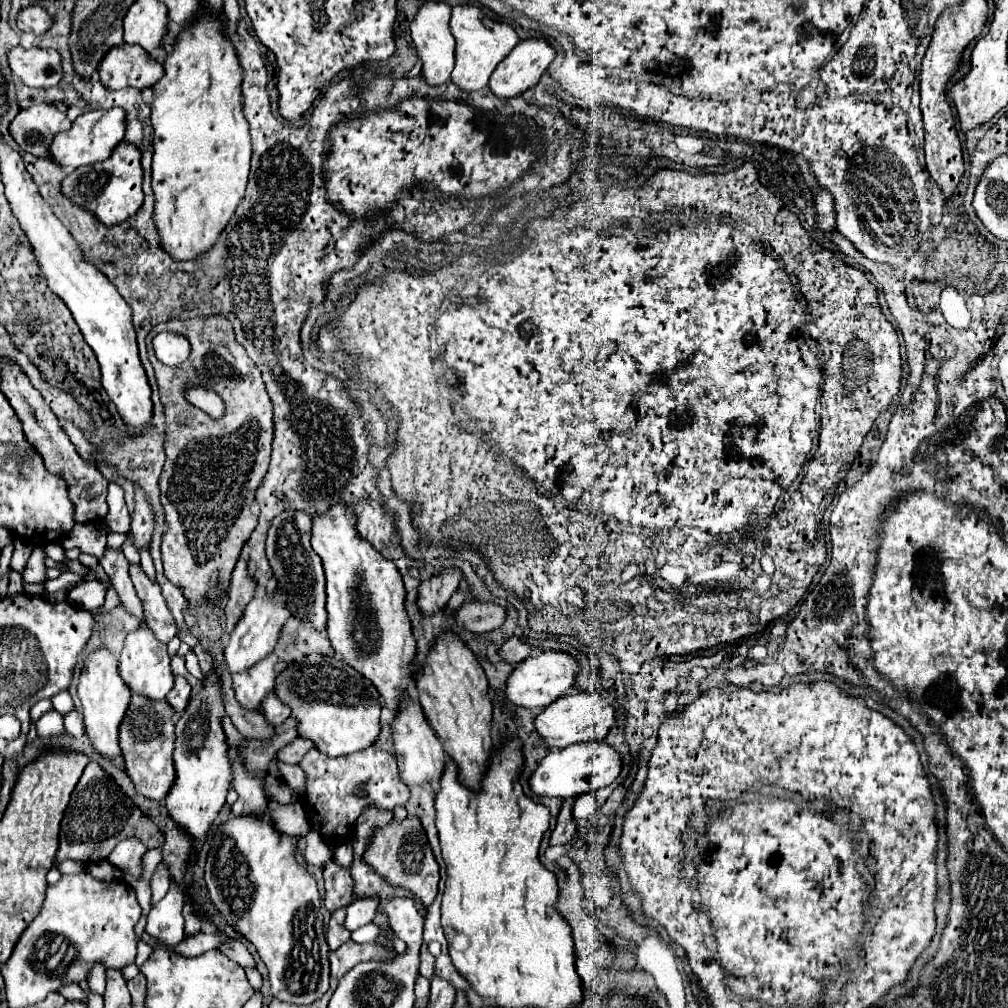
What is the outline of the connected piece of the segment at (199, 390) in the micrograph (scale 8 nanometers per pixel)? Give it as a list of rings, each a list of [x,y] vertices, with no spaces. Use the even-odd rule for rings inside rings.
[[[187,386],[185,388],[185,400],[191,402],[191,406],[203,410],[211,418],[221,418],[225,412],[223,400],[211,390],[203,386]]]

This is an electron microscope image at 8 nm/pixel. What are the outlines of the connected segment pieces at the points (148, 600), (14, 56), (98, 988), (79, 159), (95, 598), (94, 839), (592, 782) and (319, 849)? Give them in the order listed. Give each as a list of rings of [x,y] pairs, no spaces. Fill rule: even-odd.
[[[131,566],[129,576],[133,580],[133,586],[143,602],[145,610],[145,624],[155,632],[155,636],[161,642],[169,642],[173,636],[177,636],[177,626],[175,620],[165,604],[165,598],[161,594],[161,586],[153,582],[141,566]]]
[[[13,48],[9,52],[13,76],[33,88],[53,88],[63,78],[61,54],[53,48]]]
[[[95,964],[97,968],[93,970],[93,992],[97,994],[103,994],[105,992],[105,970],[103,964]]]
[[[111,108],[111,110],[93,110],[93,112],[85,112],[81,114],[71,130],[59,132],[51,144],[51,156],[57,164],[65,166],[67,172],[73,172],[79,166],[87,166],[87,164],[95,164],[101,160],[107,160],[111,156],[111,152],[115,150],[115,146],[119,142],[123,142],[125,138],[125,112],[123,108]]]
[[[89,576],[85,582],[81,582],[69,592],[69,602],[83,610],[97,610],[103,606],[105,594],[107,594],[107,586],[95,576]]]
[[[89,762],[71,794],[71,802],[61,822],[57,862],[63,862],[67,858],[81,862],[105,860],[123,838],[135,834],[135,826],[145,820],[143,816],[145,814],[133,804],[131,798],[125,796],[115,780],[97,762]]]
[[[583,742],[583,744],[571,744],[561,750],[551,750],[539,764],[539,768],[533,772],[529,784],[531,790],[537,796],[559,796],[559,798],[571,798],[579,796],[589,790],[597,790],[603,786],[609,786],[621,772],[621,756],[617,750],[607,742]]]
[[[311,830],[311,832],[305,836],[305,842],[307,842],[307,844],[305,844],[303,856],[305,856],[305,860],[307,860],[311,866],[315,866],[315,868],[325,866],[325,862],[327,862],[327,860],[333,856],[333,852],[335,852],[335,848],[333,848],[331,844],[327,844],[317,830]]]

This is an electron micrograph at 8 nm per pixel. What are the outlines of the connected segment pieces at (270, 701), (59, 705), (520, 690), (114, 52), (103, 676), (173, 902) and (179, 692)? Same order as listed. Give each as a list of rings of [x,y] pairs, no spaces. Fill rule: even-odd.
[[[271,690],[265,700],[263,700],[263,708],[265,708],[265,718],[273,724],[273,726],[279,726],[281,722],[285,722],[291,714],[291,710],[287,708],[287,704],[283,704],[277,696],[275,696],[275,690]]]
[[[63,690],[63,692],[55,694],[51,698],[51,702],[53,702],[53,708],[57,708],[57,712],[61,712],[61,714],[65,714],[65,712],[69,712],[73,708],[73,700],[69,696],[69,690]]]
[[[545,650],[539,654],[529,656],[527,660],[519,662],[513,670],[513,674],[507,680],[507,698],[523,708],[529,710],[545,710],[551,702],[555,702],[557,698],[565,696],[579,674],[579,662],[567,654],[567,652],[555,652],[555,650]]]
[[[123,44],[121,48],[111,48],[111,52],[103,56],[99,62],[99,76],[109,90],[127,86],[143,90],[151,88],[159,76],[163,76],[163,66],[143,48]]]
[[[99,648],[91,652],[83,664],[81,676],[79,676],[79,698],[83,704],[83,722],[85,722],[85,732],[89,734],[93,746],[107,756],[109,760],[115,762],[117,768],[123,768],[121,760],[121,748],[119,748],[119,724],[125,716],[125,710],[131,700],[131,690],[127,684],[123,684],[123,678],[119,676],[119,664],[117,658],[111,654],[109,648]]]
[[[171,882],[171,888],[167,896],[153,904],[147,916],[147,928],[145,932],[151,936],[157,936],[163,944],[179,944],[183,940],[183,904],[185,904],[185,892]]]
[[[175,676],[175,684],[167,694],[167,702],[175,708],[177,714],[181,714],[189,702],[189,694],[191,694],[191,684],[183,676]]]

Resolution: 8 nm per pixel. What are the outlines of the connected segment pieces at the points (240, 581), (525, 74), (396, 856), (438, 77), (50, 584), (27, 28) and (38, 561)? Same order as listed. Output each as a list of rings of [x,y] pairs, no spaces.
[[[239,558],[237,564],[235,564],[235,568],[233,568],[231,584],[229,584],[229,592],[227,592],[227,596],[229,596],[227,606],[225,606],[225,632],[227,634],[239,622],[239,618],[241,618],[247,602],[255,596],[255,590],[257,590],[257,580],[249,572],[247,560]]]
[[[529,38],[517,42],[517,46],[505,56],[491,74],[489,88],[501,98],[513,98],[533,88],[541,74],[547,70],[555,50],[543,38]]]
[[[407,816],[405,820],[391,820],[387,826],[377,828],[373,832],[373,838],[363,852],[363,860],[371,864],[383,878],[387,878],[395,886],[403,886],[417,894],[427,908],[435,896],[437,896],[437,884],[439,884],[439,864],[433,856],[433,850],[429,846],[427,834],[419,822],[417,816]]]
[[[431,2],[431,4],[423,4],[419,8],[419,14],[415,14],[411,22],[411,36],[417,48],[417,56],[423,64],[423,76],[431,86],[445,84],[453,72],[455,38],[449,30],[449,16],[451,16],[451,6],[447,2]]]
[[[70,571],[64,572],[58,578],[46,581],[42,596],[47,596],[55,593],[56,591],[67,589],[71,585],[74,587],[78,582],[84,579],[85,577],[82,575],[78,575]]]
[[[33,4],[29,8],[23,8],[17,16],[17,26],[21,32],[33,32],[35,36],[45,34],[53,24],[53,18],[47,14],[47,10],[39,4]]]
[[[35,546],[31,556],[29,556],[29,562],[21,574],[23,582],[27,584],[33,584],[33,582],[45,582],[45,565],[46,553],[44,547]]]

